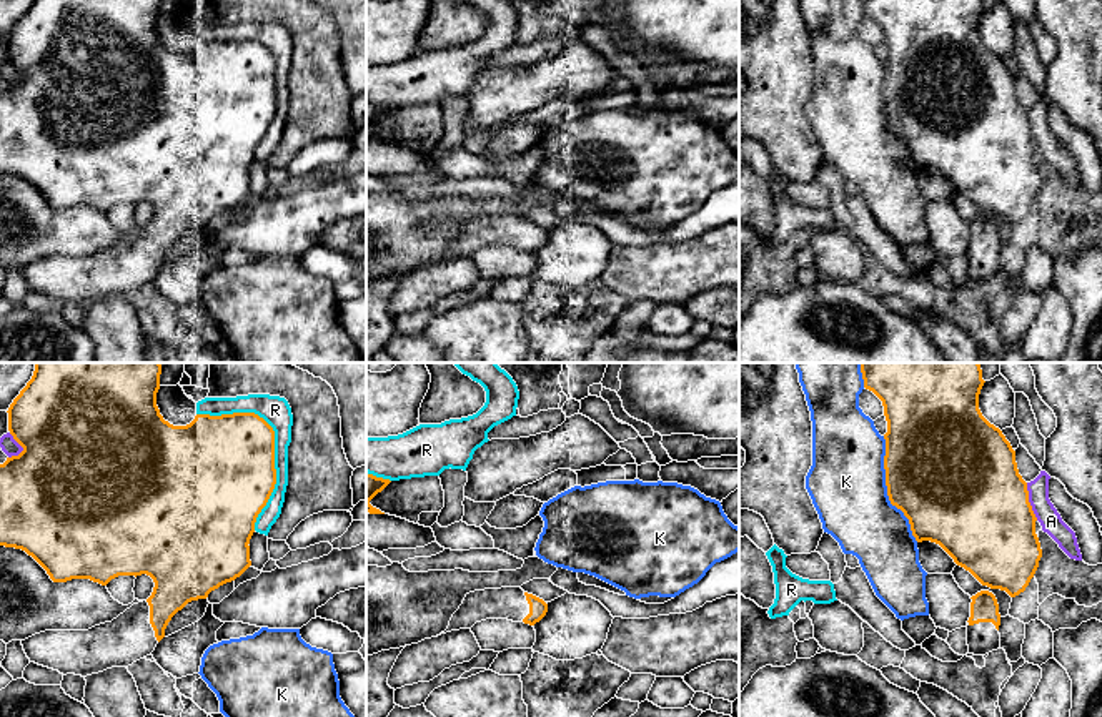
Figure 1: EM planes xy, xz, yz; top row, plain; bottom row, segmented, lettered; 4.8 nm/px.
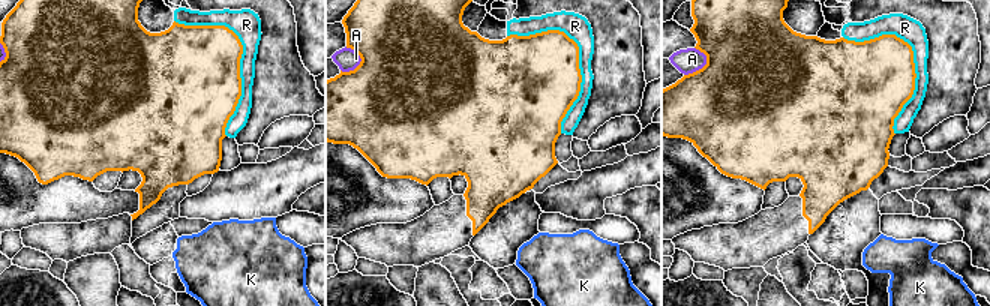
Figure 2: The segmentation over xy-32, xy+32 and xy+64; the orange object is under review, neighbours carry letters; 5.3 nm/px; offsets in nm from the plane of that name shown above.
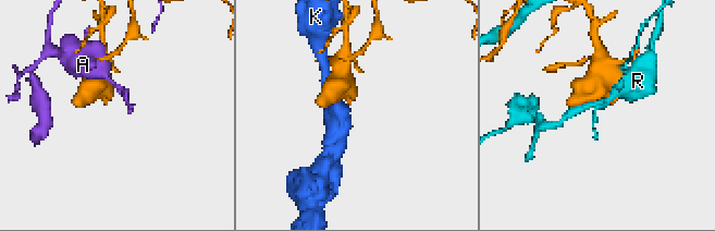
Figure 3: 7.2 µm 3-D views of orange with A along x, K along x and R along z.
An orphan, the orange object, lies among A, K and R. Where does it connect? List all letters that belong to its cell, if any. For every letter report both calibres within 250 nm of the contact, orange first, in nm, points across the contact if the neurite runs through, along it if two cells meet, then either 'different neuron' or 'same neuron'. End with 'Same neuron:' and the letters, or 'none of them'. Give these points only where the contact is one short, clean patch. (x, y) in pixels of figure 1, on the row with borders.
A: calibres 500 and 110 nm; different neuron
K: calibres 500 and 380 nm; different neuron
R: calibres 460 and 140 nm; different neuron
Same neuron: none of them

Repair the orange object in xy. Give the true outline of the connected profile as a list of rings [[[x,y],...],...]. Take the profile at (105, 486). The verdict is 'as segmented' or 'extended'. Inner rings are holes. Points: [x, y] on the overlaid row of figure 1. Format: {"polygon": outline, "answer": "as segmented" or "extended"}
{"polygon": [[[35,363],[35,371],[27,386],[8,408],[8,431],[23,448],[18,456],[7,457],[0,464],[0,546],[15,547],[32,556],[50,576],[53,582],[72,579],[90,579],[107,586],[118,576],[141,576],[153,579],[151,596],[133,604],[112,622],[95,626],[88,630],[45,630],[22,640],[30,662],[58,670],[60,674],[92,675],[112,667],[128,667],[133,662],[151,655],[156,644],[165,637],[165,629],[171,617],[188,602],[206,599],[220,586],[240,577],[250,566],[250,539],[255,532],[255,522],[266,506],[275,484],[275,431],[255,413],[233,413],[221,416],[196,414],[186,426],[173,426],[163,419],[156,406],[160,389],[160,363]]], "answer": "extended"}

